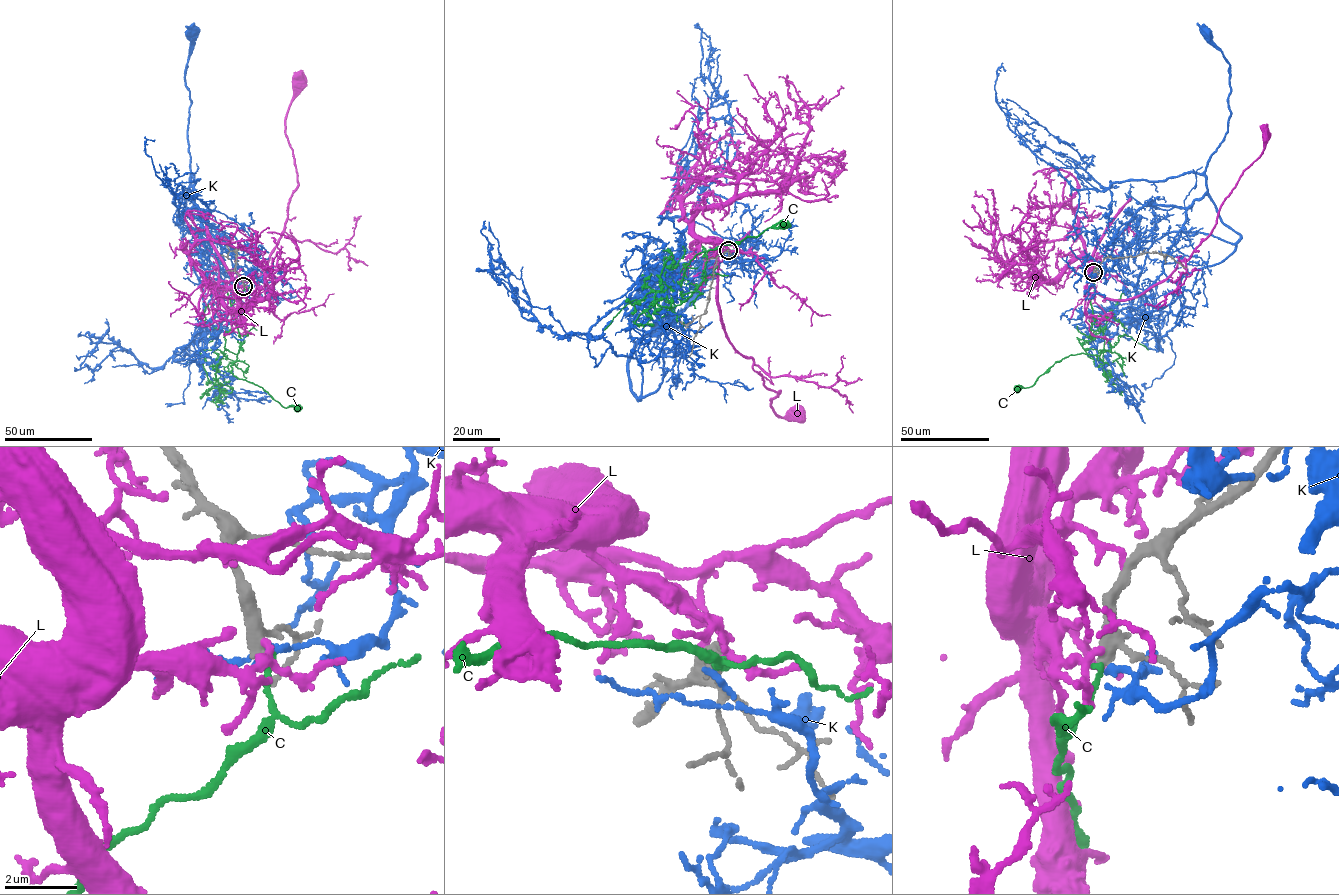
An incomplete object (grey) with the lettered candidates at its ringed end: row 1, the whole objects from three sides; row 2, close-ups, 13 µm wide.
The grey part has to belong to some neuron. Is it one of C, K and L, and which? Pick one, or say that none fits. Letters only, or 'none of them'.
none of them

